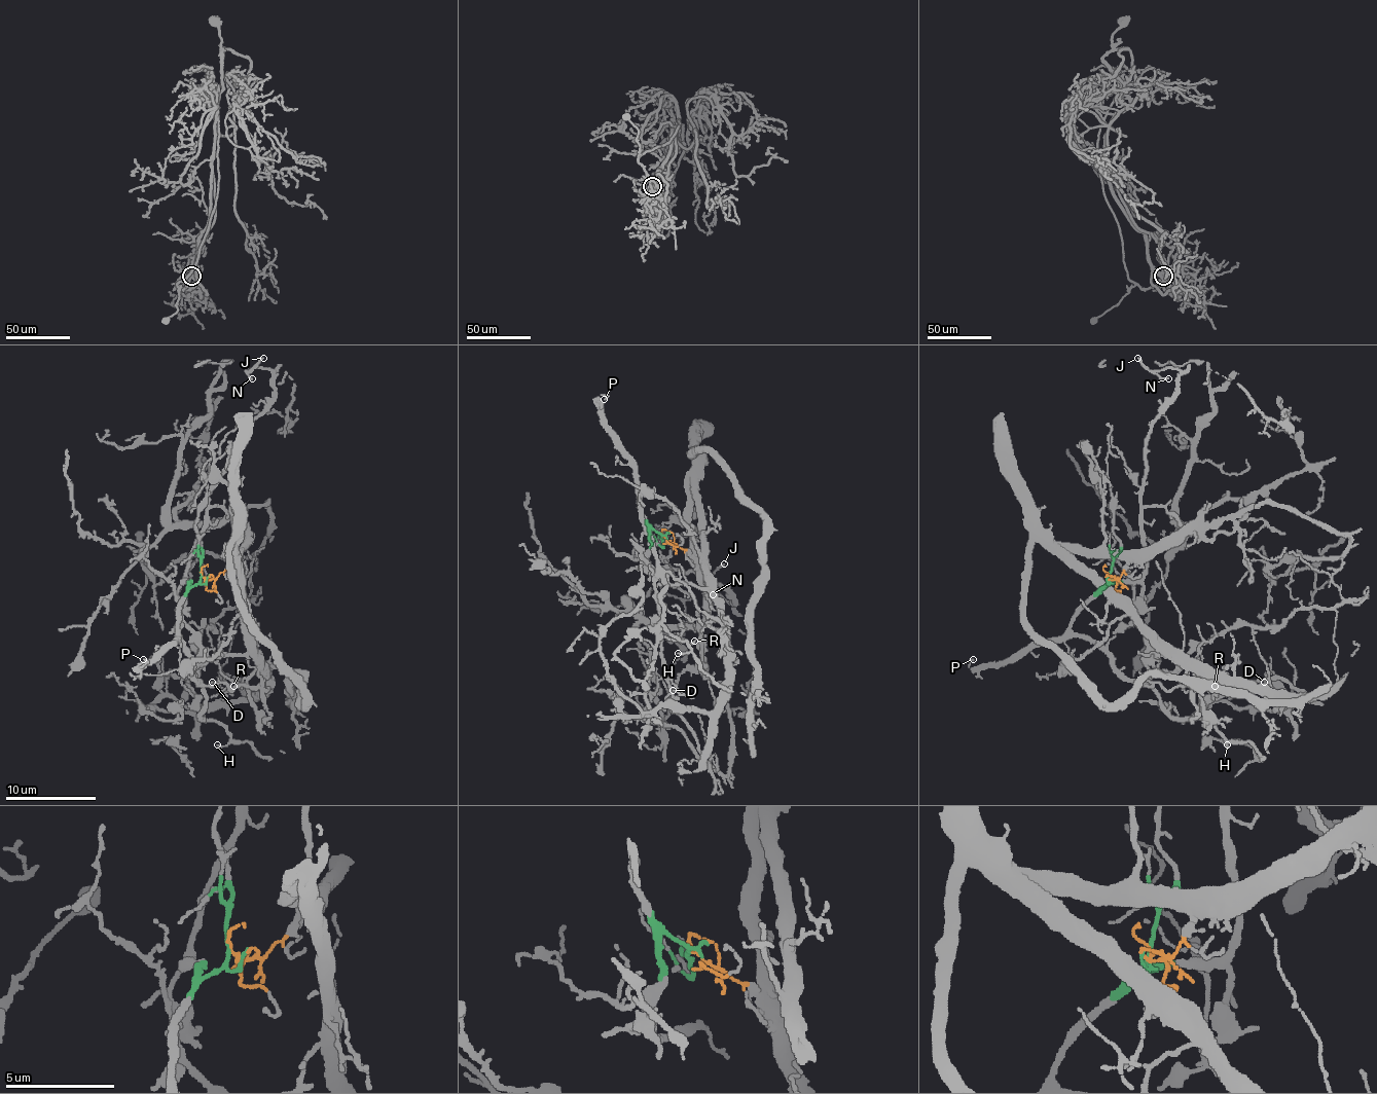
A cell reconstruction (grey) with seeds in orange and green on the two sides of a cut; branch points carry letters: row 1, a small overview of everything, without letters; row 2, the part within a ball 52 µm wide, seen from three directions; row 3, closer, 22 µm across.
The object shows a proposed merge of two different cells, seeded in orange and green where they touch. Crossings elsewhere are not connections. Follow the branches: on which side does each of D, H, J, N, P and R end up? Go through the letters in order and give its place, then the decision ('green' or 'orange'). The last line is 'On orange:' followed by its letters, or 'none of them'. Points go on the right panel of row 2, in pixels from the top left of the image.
D: place (1264, 682); green
H: place (1227, 744); green
J: place (1137, 358); green
N: place (1168, 378); green
P: place (973, 659); green
R: place (1215, 686); green
On orange: none of them

